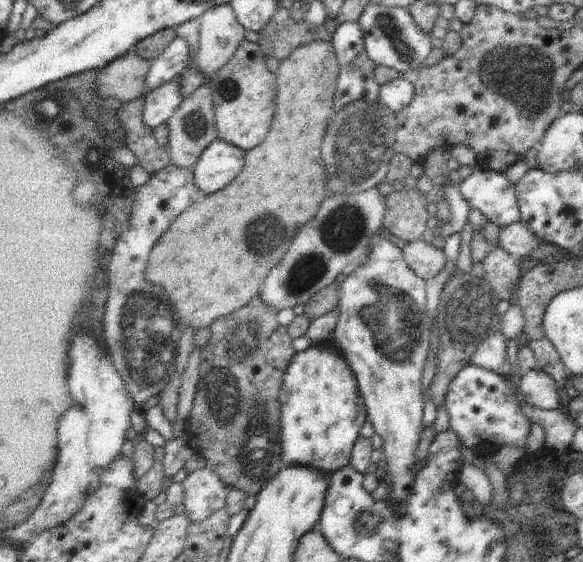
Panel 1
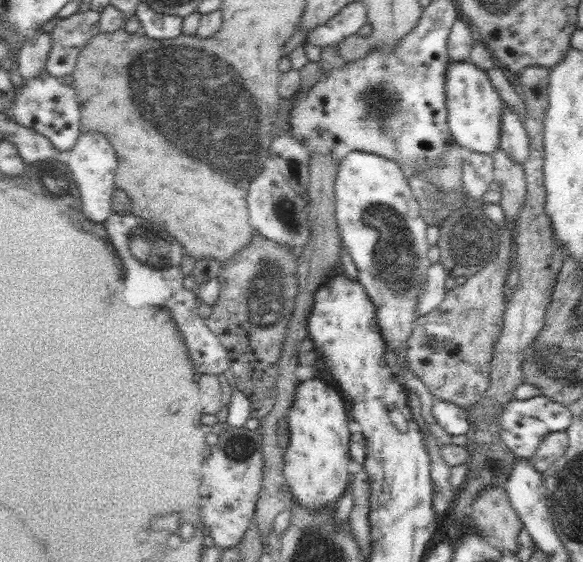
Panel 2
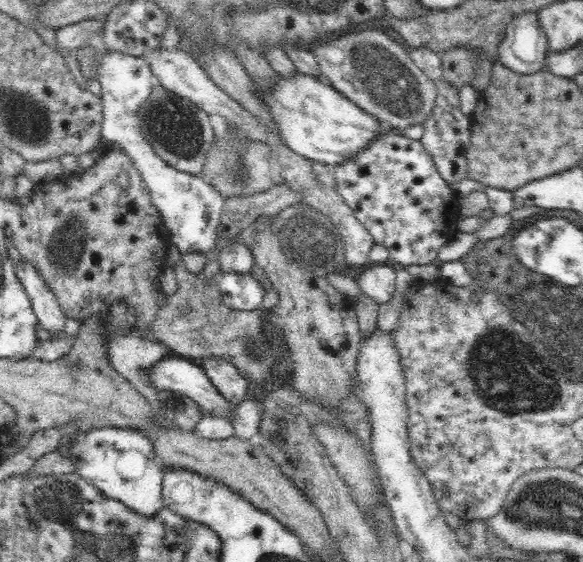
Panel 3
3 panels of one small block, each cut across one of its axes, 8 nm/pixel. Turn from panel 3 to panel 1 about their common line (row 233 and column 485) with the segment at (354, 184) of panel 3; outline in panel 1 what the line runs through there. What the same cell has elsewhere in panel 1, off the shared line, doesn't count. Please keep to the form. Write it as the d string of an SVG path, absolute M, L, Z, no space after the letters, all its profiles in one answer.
M469 363L449 385L444 405L450 416L449 428L478 457L494 456L506 446L520 449L527 446L532 422L520 409L507 377L498 372Z

